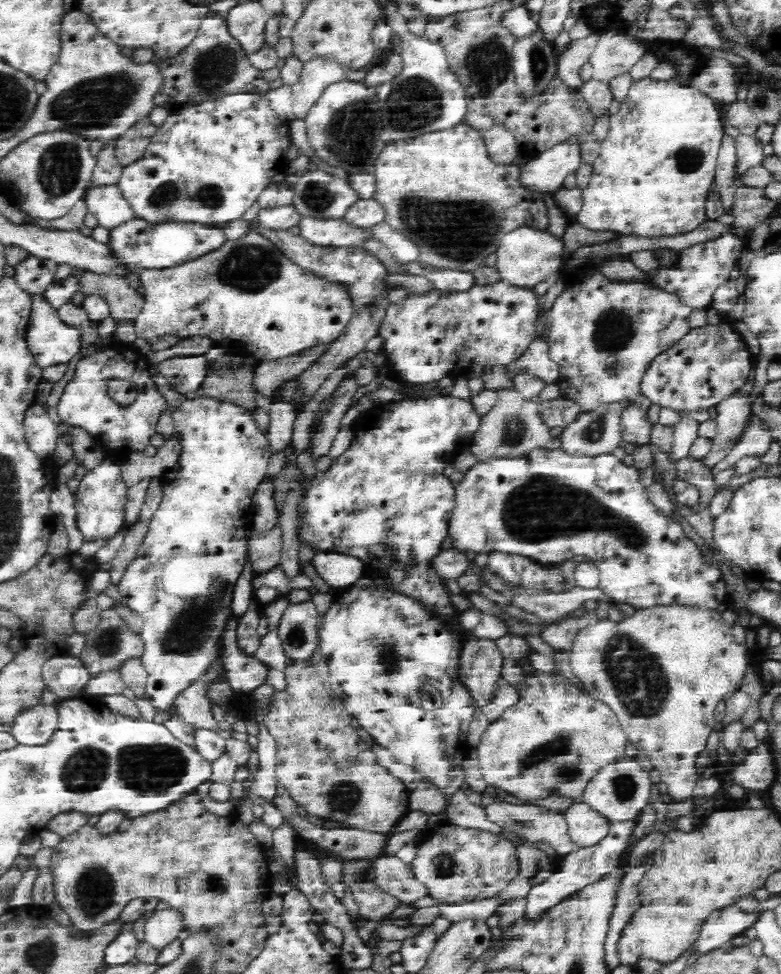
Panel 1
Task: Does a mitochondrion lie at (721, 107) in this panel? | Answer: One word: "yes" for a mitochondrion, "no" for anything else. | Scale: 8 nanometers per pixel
no

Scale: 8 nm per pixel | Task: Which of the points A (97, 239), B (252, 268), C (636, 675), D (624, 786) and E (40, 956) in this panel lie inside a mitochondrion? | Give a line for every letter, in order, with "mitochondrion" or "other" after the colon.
A: other
B: mitochondrion
C: mitochondrion
D: mitochondrion
E: mitochondrion

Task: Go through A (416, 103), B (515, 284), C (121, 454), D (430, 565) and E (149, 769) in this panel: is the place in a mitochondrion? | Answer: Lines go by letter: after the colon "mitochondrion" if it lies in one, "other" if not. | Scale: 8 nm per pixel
A: mitochondrion
B: other
C: other
D: other
E: mitochondrion

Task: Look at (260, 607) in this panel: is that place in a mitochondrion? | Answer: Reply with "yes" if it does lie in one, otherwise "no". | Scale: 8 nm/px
no

